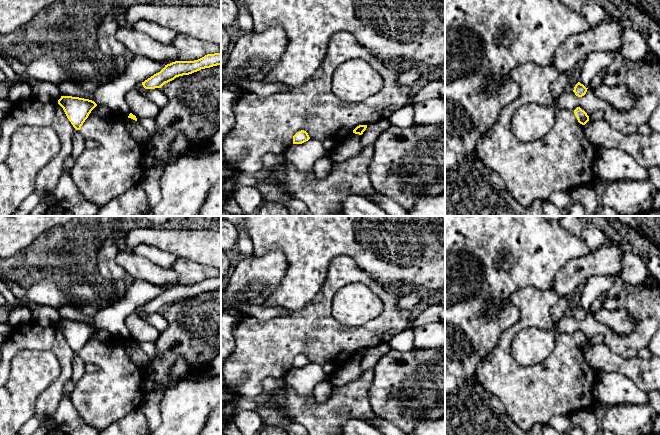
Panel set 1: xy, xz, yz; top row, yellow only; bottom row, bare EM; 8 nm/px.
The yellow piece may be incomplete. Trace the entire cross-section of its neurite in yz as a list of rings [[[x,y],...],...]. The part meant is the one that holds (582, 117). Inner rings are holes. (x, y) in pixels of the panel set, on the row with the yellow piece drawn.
[[[577,107],[574,110],[574,114],[578,120],[578,122],[582,125],[585,125],[588,121],[589,121],[589,116],[587,115],[587,113],[582,110],[580,107]]]

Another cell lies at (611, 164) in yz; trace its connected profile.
[[[598,148],[594,171],[600,180],[645,181],[648,169],[640,165],[629,153],[615,148]]]

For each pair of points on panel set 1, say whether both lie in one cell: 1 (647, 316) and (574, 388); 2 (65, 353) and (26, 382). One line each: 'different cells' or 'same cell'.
1: different cells
2: different cells

